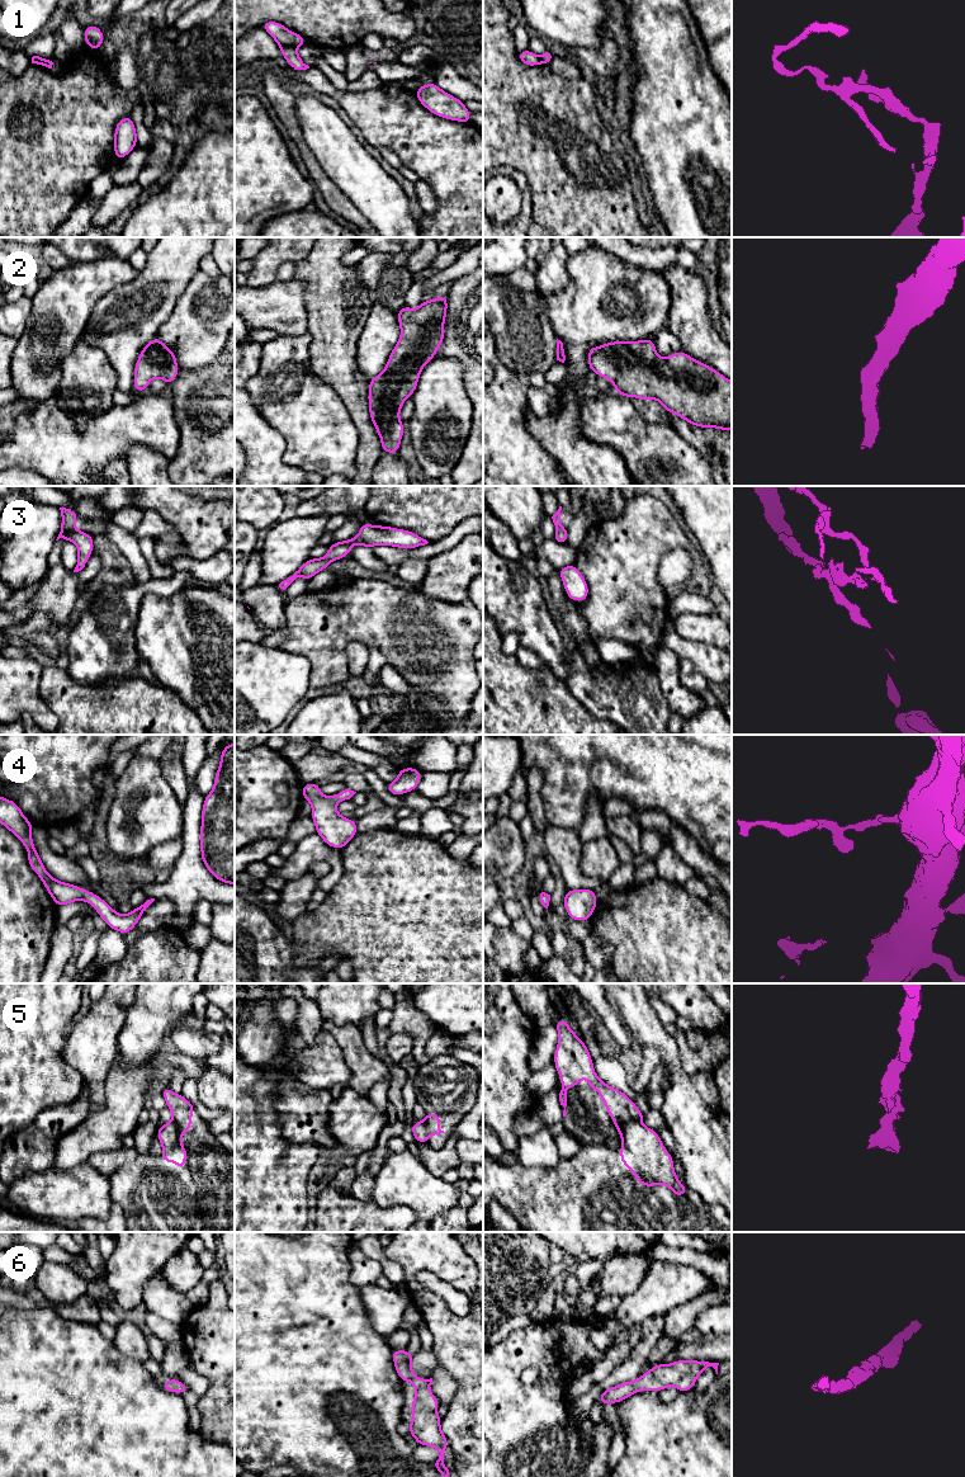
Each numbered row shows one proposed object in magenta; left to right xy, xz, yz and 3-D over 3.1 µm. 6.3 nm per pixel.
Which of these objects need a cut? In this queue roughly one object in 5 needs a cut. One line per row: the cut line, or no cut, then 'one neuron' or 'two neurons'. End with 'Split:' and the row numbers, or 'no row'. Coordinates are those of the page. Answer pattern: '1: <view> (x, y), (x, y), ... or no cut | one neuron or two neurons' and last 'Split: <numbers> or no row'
1: xz (294, 46), (280, 47) | two neurons
2: no cut | one neuron
3: no cut | one neuron
4: no cut | one neuron
5: yz (639, 1121), (625, 1123), (618, 1131) | two neurons
6: no cut | one neuron
Split: 1, 5

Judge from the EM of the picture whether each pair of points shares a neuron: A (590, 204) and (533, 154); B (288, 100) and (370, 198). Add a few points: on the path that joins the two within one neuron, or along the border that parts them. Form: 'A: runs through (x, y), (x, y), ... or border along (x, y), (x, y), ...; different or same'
A: runs through (576, 190), (547, 161); same
B: border along (294, 97), (296, 117), (304, 140); different

